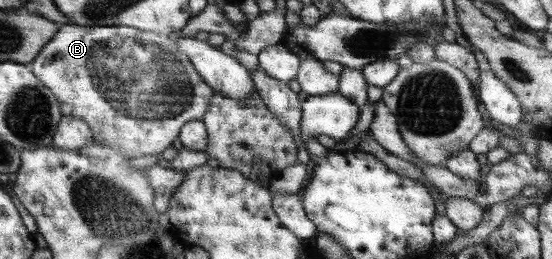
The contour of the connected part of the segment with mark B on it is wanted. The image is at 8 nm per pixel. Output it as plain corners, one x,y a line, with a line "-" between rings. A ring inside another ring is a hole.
61,24
59,31
49,45
45,46
43,53
37,60
30,65
33,72
57,94
61,101
62,110
65,116
81,117
85,119
89,126
93,128
97,141
108,146
113,146
118,152
131,157
141,157
143,155
161,154
167,147
171,147
173,141
179,136
180,129
188,124
189,121
202,121
205,113
208,112
209,103
211,103
212,95
215,91
197,74
193,63
189,62
189,58
183,52
177,50
177,43
171,41
167,35
153,32
146,32
134,28
133,26
115,26
115,27
81,27
75,24

